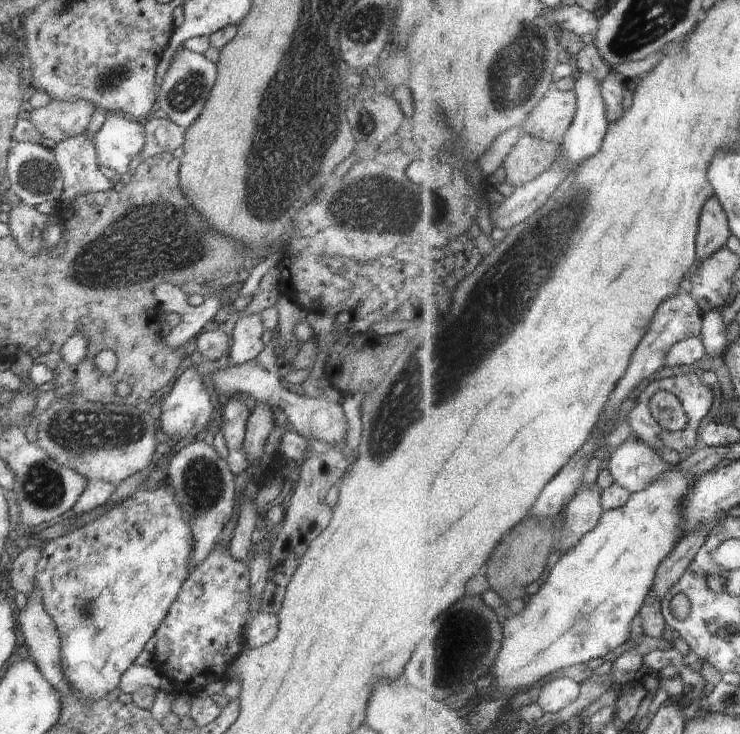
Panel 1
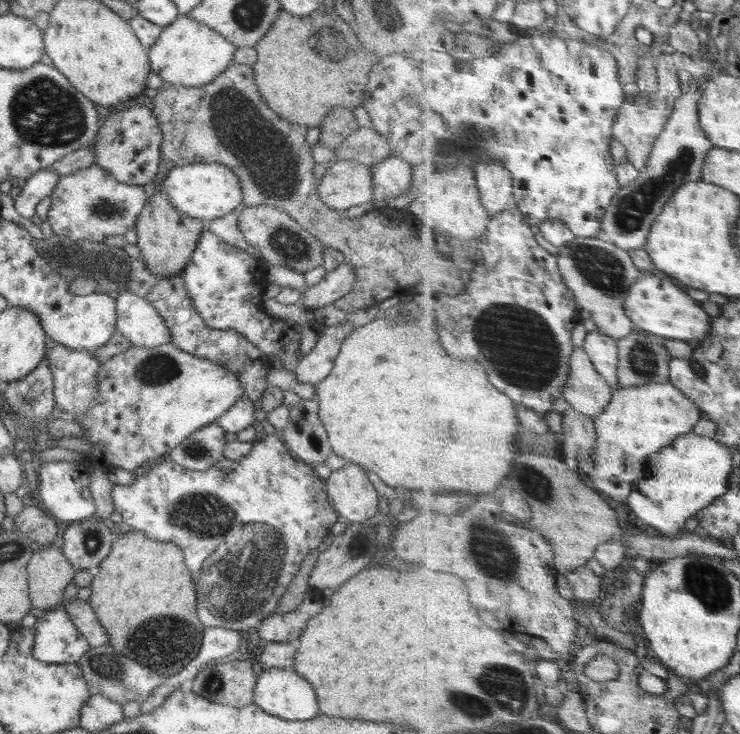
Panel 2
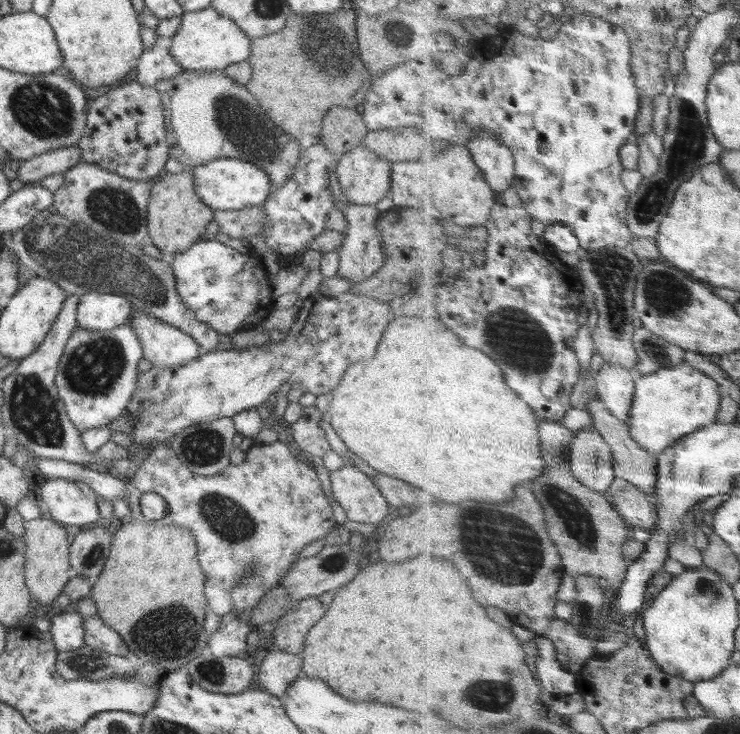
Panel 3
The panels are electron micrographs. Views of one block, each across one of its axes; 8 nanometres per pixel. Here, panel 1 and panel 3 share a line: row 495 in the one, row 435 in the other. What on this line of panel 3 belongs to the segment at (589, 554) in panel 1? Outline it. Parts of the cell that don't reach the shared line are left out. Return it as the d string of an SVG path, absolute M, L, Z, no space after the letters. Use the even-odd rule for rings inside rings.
M688 361L637 377L637 392L629 425L632 437L642 448L660 456L684 437L716 424L723 397L723 385Z

